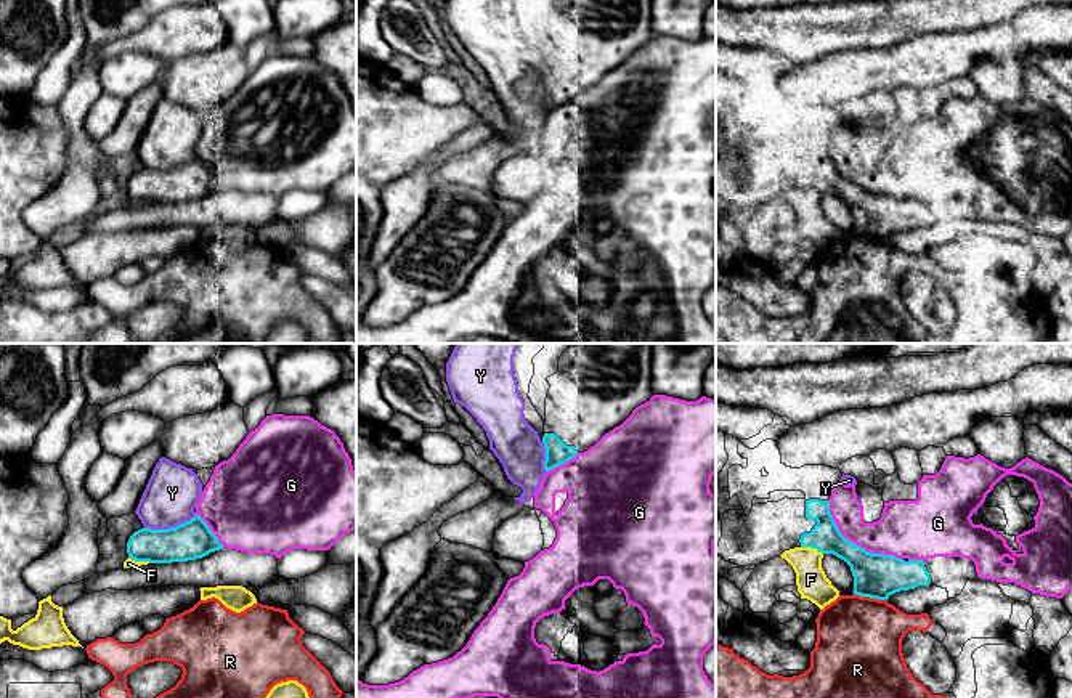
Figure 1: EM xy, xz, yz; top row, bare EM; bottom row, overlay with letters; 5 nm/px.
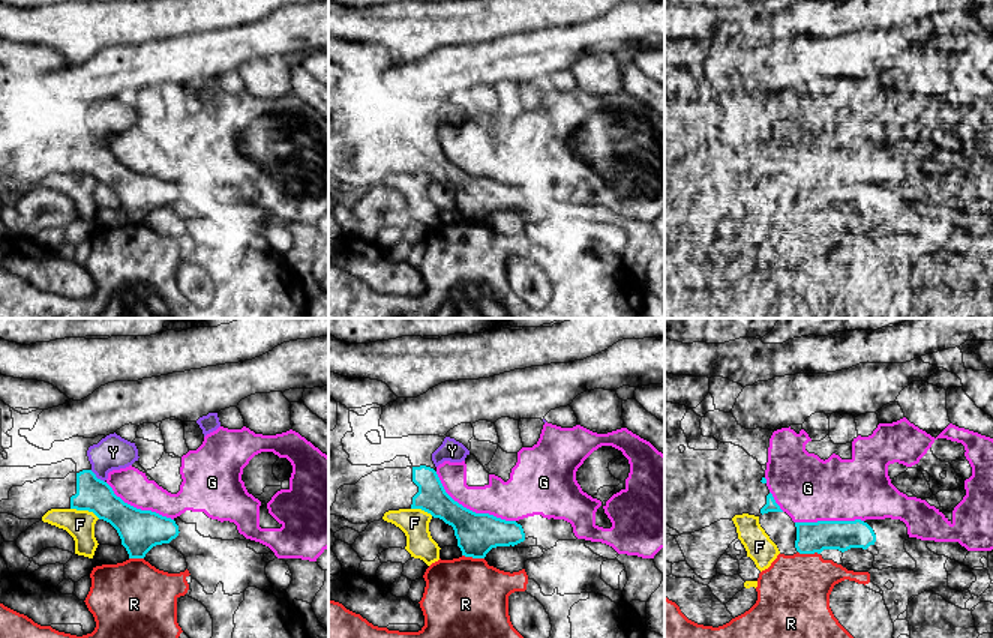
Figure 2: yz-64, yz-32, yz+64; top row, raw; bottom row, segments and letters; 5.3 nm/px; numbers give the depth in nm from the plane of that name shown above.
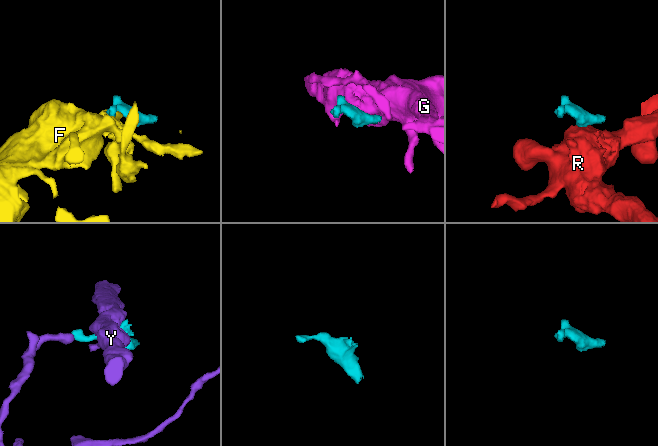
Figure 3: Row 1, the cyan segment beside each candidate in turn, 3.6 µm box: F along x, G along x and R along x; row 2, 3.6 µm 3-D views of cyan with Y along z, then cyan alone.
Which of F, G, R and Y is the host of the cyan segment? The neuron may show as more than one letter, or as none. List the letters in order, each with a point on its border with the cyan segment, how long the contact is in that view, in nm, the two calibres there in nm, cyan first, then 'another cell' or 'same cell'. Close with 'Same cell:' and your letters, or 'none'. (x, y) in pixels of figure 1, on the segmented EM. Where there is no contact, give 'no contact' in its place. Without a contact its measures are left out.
F: meets cyan in yz at (812, 547); contact 120 nm long; 150 nm thick on the cyan side, 160 nm on the other; another cell
G: meets cyan in yz at (856, 544); contact 480 nm long; 220 nm thick on the cyan side, 260 nm on the other; another cell
R: meets cyan in yz at (870, 597); contact 170 nm long; 220 nm thick on the cyan side, 440 nm on the other; another cell
Y: meets cyan in xy at (170, 528); contact 280 nm long; 190 nm thick on the cyan side, 280 nm on the other; another cell
Same cell: none

